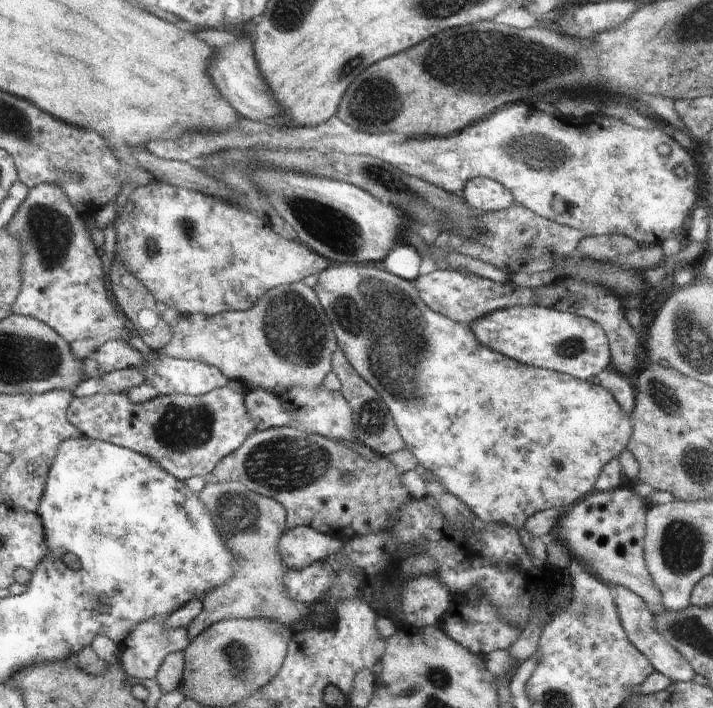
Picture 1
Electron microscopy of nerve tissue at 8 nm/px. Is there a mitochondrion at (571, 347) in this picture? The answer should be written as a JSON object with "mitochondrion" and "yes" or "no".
{"mitochondrion":"yes"}

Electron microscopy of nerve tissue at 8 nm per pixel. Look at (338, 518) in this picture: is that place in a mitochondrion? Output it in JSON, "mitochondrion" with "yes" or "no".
{"mitochondrion":"no"}

